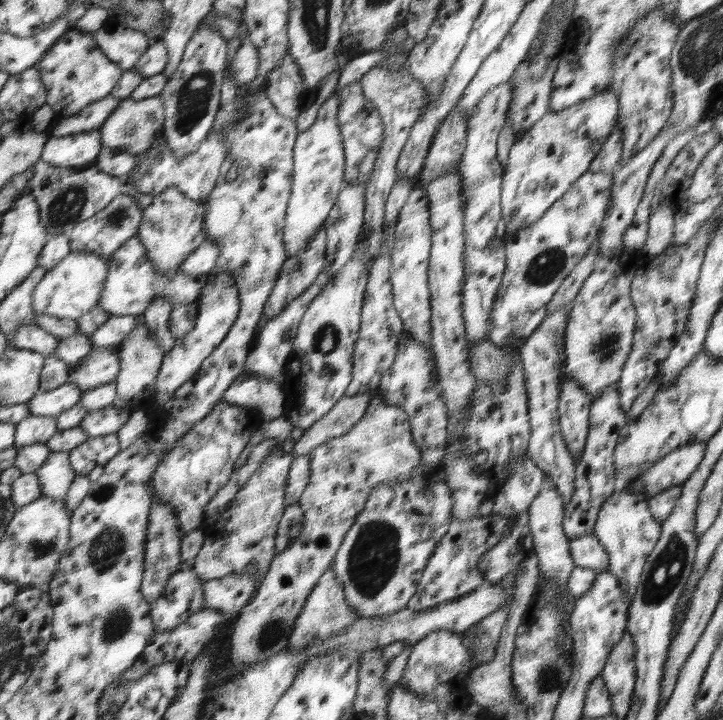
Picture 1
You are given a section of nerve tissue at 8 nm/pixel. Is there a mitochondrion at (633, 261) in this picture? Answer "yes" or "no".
no

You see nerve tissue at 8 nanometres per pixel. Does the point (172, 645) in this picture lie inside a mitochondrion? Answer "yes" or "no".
no

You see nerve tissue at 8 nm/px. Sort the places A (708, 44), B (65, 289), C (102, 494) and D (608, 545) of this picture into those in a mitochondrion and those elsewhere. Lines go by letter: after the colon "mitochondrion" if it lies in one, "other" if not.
A: mitochondrion
B: other
C: other
D: other

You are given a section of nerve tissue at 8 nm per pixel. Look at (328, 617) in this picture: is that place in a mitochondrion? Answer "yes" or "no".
yes

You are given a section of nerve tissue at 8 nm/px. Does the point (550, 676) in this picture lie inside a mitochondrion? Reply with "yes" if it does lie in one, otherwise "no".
yes

